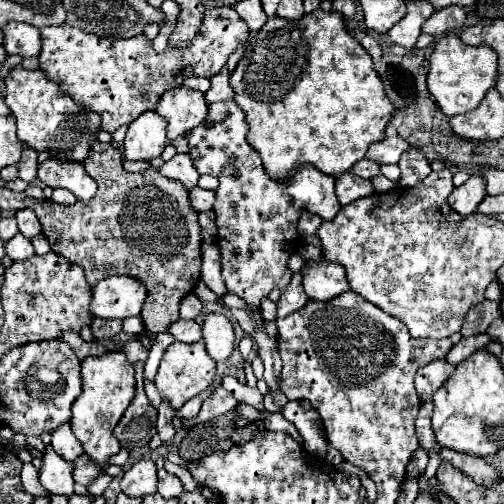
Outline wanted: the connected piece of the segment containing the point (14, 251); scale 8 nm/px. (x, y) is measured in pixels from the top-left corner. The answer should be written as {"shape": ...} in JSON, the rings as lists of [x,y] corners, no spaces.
{"shape":[[[16,234],[12,240],[6,242],[6,256],[8,256],[12,262],[28,260],[30,256],[34,256],[32,242],[30,242],[28,238],[24,238],[22,234]]]}

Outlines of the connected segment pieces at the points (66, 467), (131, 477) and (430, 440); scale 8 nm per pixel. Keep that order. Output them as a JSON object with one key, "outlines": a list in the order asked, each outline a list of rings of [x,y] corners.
{"outlines":[[[[48,444],[42,452],[42,466],[40,466],[40,482],[52,494],[70,496],[74,492],[74,478],[72,478],[72,462],[64,460],[60,454],[54,452],[52,444]]],[[[140,460],[134,462],[132,468],[128,468],[124,472],[124,476],[120,478],[120,486],[122,492],[128,496],[146,496],[146,494],[154,494],[156,492],[156,464],[152,460]]],[[[426,402],[426,404],[420,406],[418,418],[416,418],[416,436],[420,440],[420,446],[428,448],[428,450],[432,450],[436,446],[434,432],[432,432],[432,426],[430,426],[430,416],[432,416],[432,404]]]]}

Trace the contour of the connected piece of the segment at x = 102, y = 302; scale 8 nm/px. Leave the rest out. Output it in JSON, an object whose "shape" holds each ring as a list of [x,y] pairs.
{"shape":[[[110,276],[92,286],[90,314],[102,320],[138,316],[146,300],[146,288],[130,276]]]}

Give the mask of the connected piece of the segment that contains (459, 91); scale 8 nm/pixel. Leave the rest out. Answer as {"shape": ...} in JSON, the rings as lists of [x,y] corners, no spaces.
{"shape":[[[446,34],[434,42],[428,70],[428,92],[446,116],[474,110],[484,94],[496,84],[498,56],[488,46],[466,46],[456,34]]]}

